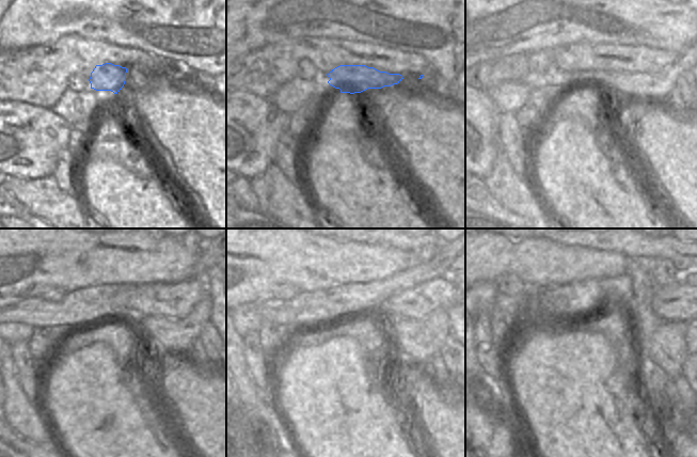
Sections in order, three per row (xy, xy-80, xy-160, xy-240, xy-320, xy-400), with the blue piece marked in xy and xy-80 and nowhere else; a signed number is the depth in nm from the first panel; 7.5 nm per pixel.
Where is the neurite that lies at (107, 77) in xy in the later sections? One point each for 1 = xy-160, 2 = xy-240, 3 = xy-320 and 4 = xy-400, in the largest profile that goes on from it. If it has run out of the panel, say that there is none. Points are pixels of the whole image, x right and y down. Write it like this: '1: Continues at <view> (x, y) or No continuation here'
1: Continues at xy-160 (659, 85)
2: Continues at xy-240 (167, 334)
3: Continues at xy-320 (421, 340)
4: Continues at xy-400 (668, 349).

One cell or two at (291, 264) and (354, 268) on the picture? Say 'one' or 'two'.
one

